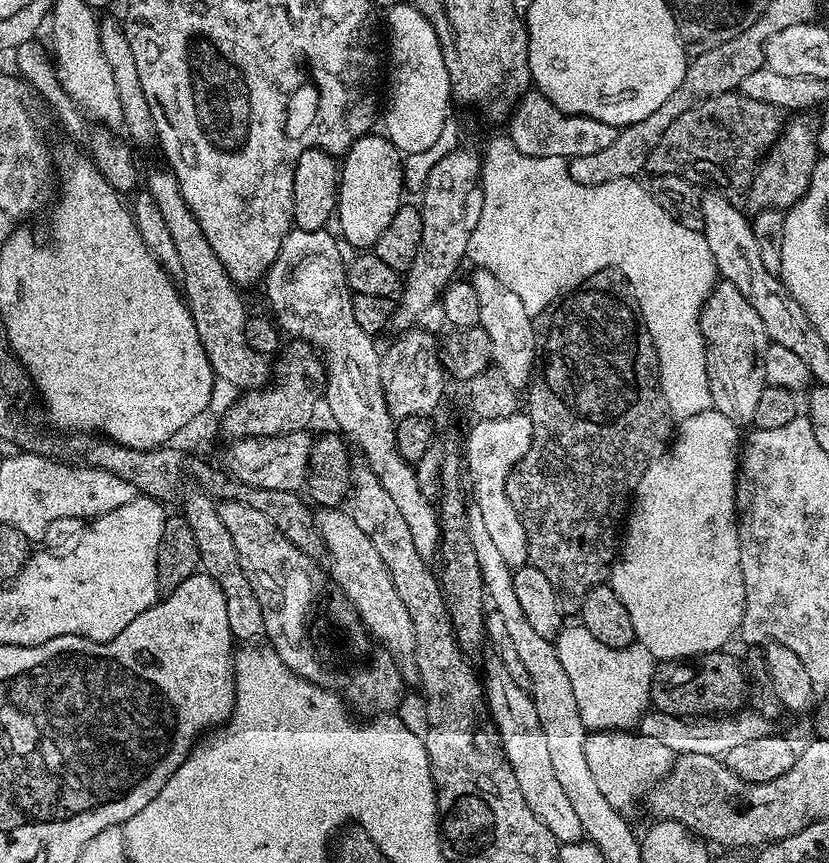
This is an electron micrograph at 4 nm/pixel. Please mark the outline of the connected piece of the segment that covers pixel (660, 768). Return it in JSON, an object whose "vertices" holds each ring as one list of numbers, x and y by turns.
{"vertices":[[596,730,585,739,584,746,594,783,598,790,602,790,606,802,618,810,625,810,640,795,643,797,653,784,663,780,672,771,672,765,678,759,670,746,662,746,662,742,632,730]]}

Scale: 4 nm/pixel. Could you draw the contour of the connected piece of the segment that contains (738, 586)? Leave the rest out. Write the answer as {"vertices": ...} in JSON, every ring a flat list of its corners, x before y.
{"vertices":[[709,410,702,414,694,414,690,418,679,421,678,427,675,429,672,442,668,445,666,451,662,454,660,460,656,460,648,467,646,474,642,474,642,482,638,482,634,493,634,507,627,513,626,527,622,532,622,551,617,555,614,563,610,568,610,583,614,594,618,594,618,598,622,598,622,606,626,606,626,614,630,614,630,622,634,622,634,634,636,635,635,643,646,646,646,650,650,650,653,660,657,662,667,662,669,660,690,660,698,656,705,656,708,652,719,652,725,647,724,644,731,636,735,637,740,631,740,624,744,621,744,583,742,582,742,566,740,565,740,539,738,538,738,517,736,515,736,478,738,475,738,457,742,452,742,435,741,429,734,423,730,422,730,418,726,418,726,414,715,410]]}

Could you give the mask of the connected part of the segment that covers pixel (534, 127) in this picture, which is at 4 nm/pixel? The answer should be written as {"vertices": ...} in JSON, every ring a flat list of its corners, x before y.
{"vertices":[[535,90,524,93,524,97,512,109,512,114,506,121,506,127,508,127,506,129,508,139,514,142,514,146,522,154,541,156,542,158,562,158,566,161,574,158,586,158,586,154,599,154,601,150,606,150,606,146,610,146,614,142,618,131,606,122,598,122,598,118,566,114,562,110,558,110,558,106,554,106,554,102,550,102,550,98,546,98,541,92]]}

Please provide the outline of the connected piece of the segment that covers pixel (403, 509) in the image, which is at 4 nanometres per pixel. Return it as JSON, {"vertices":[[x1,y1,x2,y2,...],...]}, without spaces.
{"vertices":[[293,227,289,230,280,253,266,269,262,288,268,291,275,323,289,337,305,340,322,354,327,373,323,403,328,403,341,428,339,431,360,447,363,463,376,475,378,482,386,486,386,494,394,498,402,518,406,518,406,526,410,526,418,554,431,561,440,546,440,517,433,501,418,488,415,467,402,458,396,445,396,420,390,414,382,386,381,353,378,348,376,352,373,333,362,330,362,326,354,322,353,293,348,290,346,260,340,257,341,245,337,237,330,233,322,228]]}

